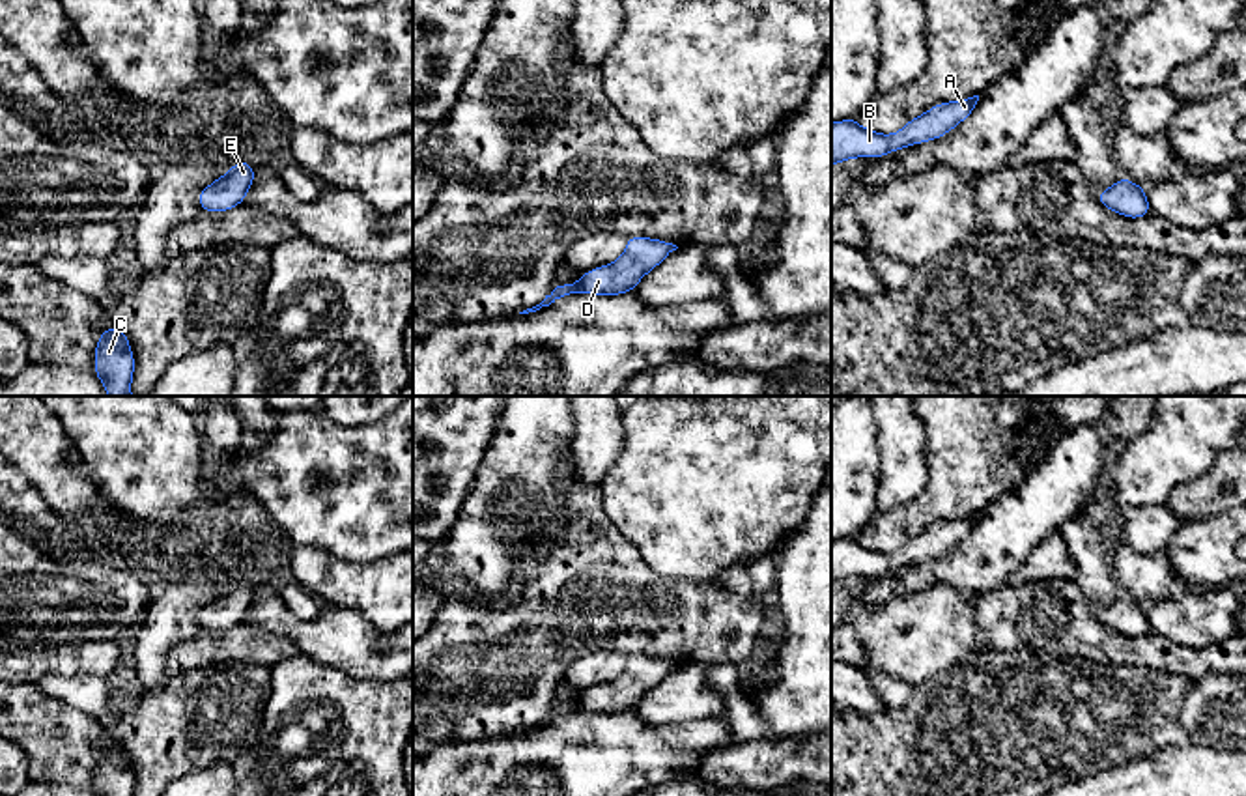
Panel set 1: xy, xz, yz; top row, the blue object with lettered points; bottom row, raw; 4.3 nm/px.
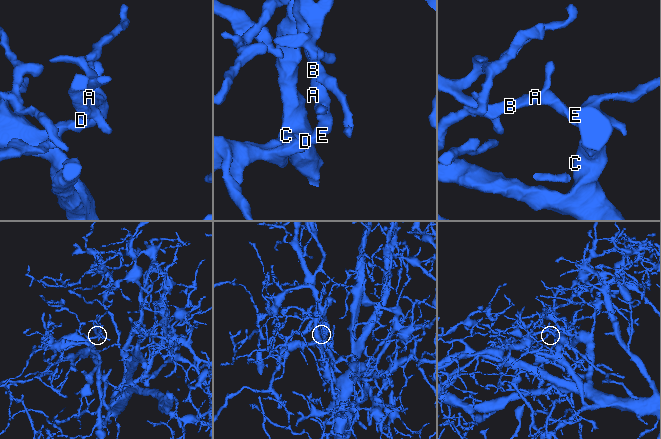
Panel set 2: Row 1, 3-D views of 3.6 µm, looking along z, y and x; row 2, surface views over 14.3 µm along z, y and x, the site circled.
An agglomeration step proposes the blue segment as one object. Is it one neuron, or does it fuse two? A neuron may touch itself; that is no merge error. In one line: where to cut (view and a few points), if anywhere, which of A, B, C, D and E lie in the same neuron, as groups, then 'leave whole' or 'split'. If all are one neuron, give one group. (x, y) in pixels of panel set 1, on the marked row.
no cut | A B C D E | leave whole

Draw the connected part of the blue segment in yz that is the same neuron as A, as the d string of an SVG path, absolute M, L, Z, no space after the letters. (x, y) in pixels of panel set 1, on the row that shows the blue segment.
M979 95L934 105L895 135L863 129L856 118L831 123L831 166L854 157L876 159L906 146L936 140L964 121L973 112L977 101Z

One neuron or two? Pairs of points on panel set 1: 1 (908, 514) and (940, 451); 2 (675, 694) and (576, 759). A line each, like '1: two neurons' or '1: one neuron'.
1: one neuron
2: two neurons

